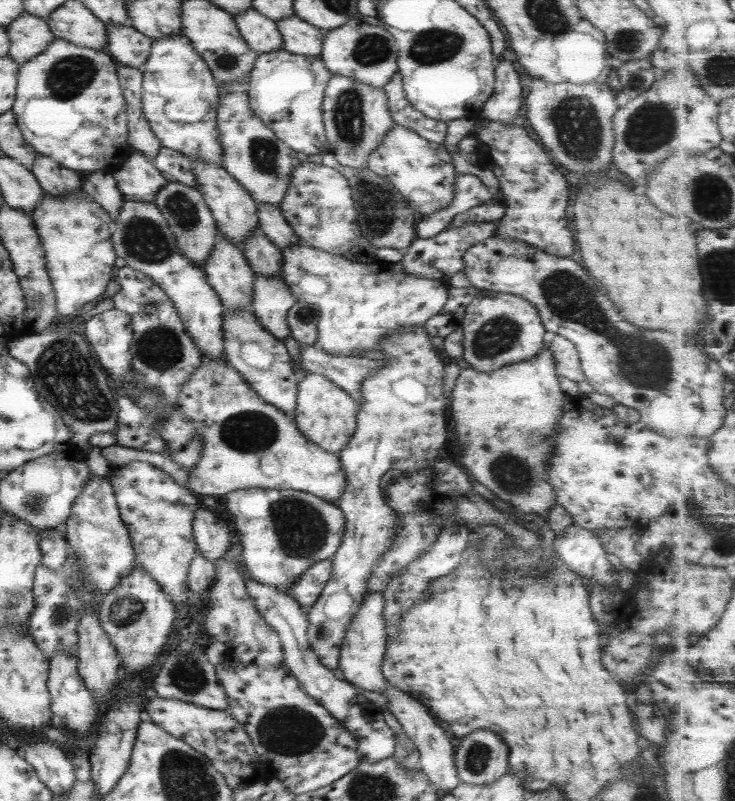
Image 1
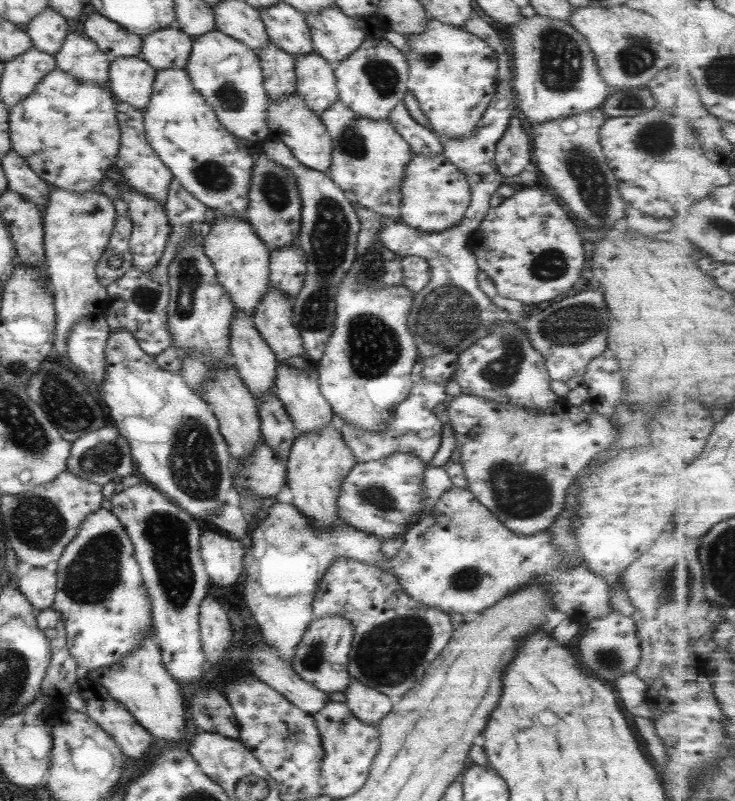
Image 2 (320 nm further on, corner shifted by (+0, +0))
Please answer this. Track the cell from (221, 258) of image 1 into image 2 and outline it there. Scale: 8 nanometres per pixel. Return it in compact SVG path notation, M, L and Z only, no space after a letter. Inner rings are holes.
M234 308L234 315L232 316L229 328L228 349L232 366L236 369L237 376L240 377L241 382L251 393L251 396L259 400L259 396L269 394L273 389L277 363L275 355L254 327L251 317L248 314L244 314L242 310Z

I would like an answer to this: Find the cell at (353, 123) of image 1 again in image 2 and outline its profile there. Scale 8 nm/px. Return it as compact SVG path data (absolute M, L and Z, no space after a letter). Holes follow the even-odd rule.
M339 99L320 114L325 131L330 136L331 154L327 175L343 191L349 202L376 212L389 222L398 221L401 206L400 184L404 170L412 157L409 145L387 121L357 117Z

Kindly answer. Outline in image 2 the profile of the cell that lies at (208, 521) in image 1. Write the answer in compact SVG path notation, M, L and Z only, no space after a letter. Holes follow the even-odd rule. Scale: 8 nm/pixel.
M203 526L198 542L200 558L211 585L229 588L243 576L246 550L239 539L231 540L222 532Z

